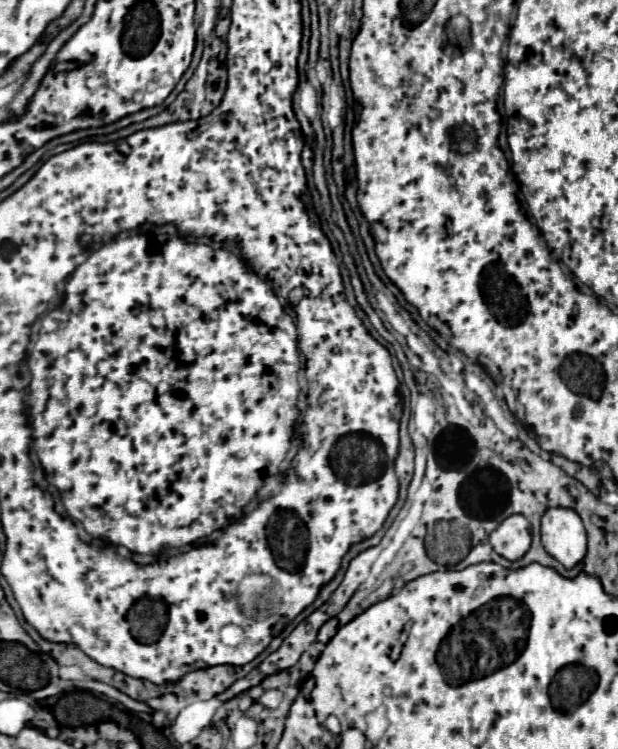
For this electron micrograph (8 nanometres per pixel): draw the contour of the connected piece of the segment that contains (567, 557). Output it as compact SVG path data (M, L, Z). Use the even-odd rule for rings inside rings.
M550 509L542 517L542 547L566 569L578 565L586 555L586 531L582 519L570 509Z

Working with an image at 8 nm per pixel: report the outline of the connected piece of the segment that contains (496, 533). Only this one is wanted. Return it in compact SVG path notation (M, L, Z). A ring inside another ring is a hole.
M512 515L504 519L492 533L490 543L498 555L502 555L508 561L518 561L532 543L530 535L530 523L522 515Z

